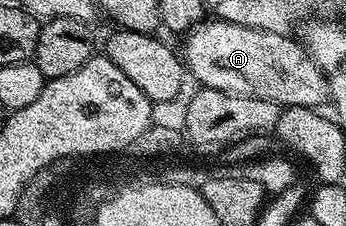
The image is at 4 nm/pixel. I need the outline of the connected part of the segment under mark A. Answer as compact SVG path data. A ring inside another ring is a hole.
M213 18L198 23L186 35L183 58L192 77L206 89L271 100L282 107L318 109L330 99L328 75L318 68L308 49L292 38Z

